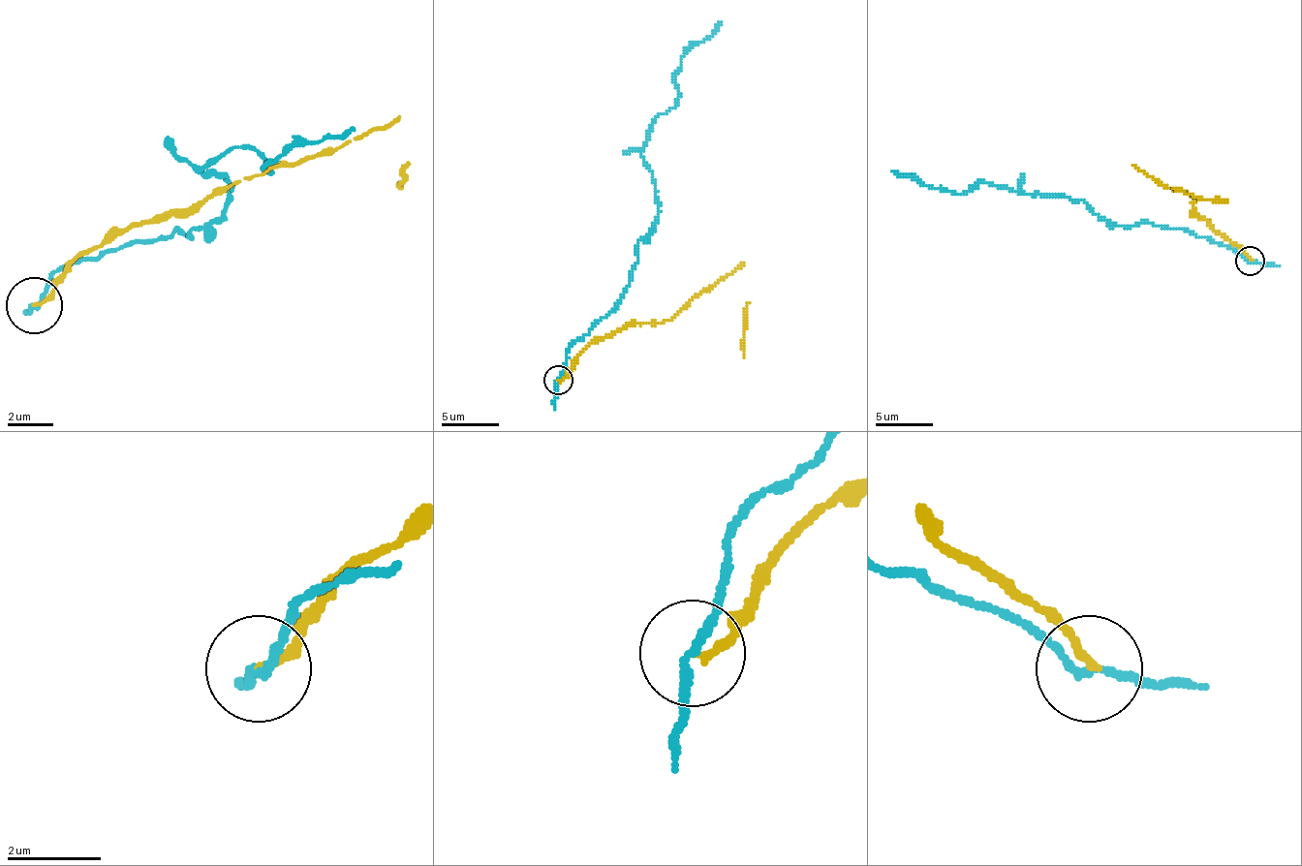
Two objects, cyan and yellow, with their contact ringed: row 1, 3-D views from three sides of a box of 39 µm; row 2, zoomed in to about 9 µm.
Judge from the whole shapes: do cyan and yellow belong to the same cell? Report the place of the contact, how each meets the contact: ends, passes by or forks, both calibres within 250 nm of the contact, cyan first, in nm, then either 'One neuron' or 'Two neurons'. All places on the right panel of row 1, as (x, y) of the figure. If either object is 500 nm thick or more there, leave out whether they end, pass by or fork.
Place: (1250, 261). At the ring cyan passes by. At the ring yellow ends. Thickness 170 nm (cyan) against 170 nm. Two neurons

